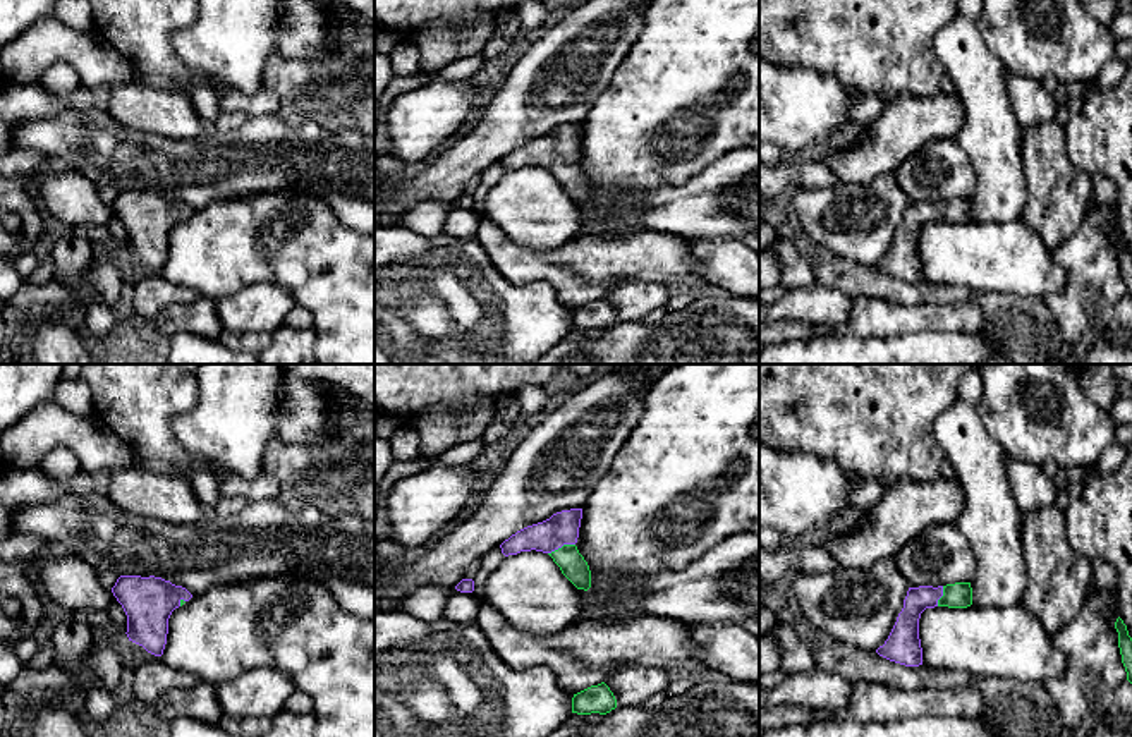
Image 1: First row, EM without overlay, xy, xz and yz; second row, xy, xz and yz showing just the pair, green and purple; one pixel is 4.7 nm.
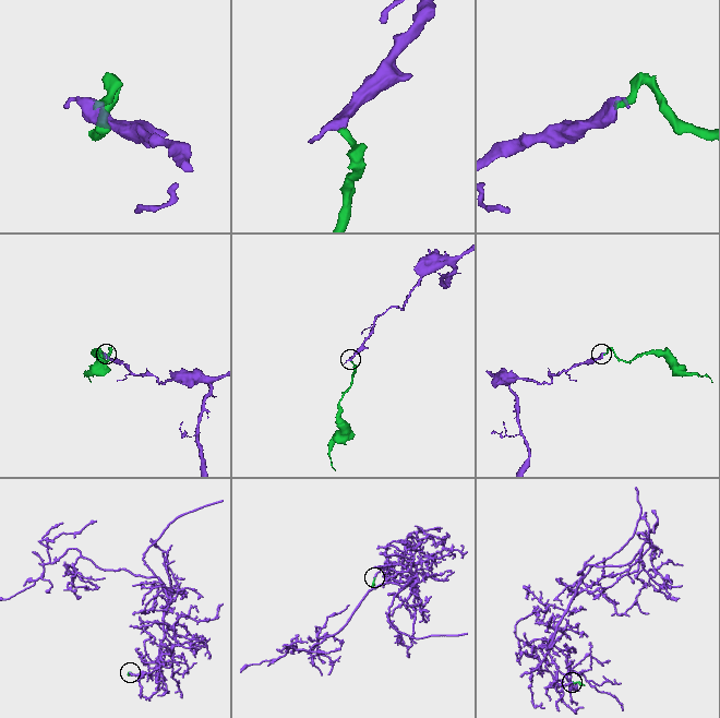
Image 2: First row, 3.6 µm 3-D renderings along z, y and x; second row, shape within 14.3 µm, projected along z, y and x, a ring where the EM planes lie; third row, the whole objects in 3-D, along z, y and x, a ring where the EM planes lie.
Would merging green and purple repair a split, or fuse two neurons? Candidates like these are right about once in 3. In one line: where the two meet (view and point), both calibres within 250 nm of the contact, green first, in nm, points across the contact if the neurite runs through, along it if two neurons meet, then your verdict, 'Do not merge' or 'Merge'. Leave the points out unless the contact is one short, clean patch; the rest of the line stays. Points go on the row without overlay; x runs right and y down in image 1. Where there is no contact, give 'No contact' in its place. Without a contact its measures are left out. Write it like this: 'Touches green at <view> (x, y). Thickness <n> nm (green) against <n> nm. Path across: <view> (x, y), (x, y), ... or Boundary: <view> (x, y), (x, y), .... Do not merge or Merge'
Touches green at xz (562, 162). Thickness 120 nm (green) against 160 nm. Path across: xz (574, 182), (562, 162), (562, 143). Merge

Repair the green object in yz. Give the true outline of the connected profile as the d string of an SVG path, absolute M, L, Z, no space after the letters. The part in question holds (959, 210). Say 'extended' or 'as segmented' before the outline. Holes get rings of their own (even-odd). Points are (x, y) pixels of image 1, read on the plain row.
extended | M955 198L946 201L909 203L904 223L897 237L876 268L890 277L919 282L922 280L922 263L919 254L919 234L926 223L948 222L967 223L972 220L971 198Z

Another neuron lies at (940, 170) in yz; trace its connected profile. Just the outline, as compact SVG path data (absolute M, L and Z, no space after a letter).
M933 139L912 153L893 174L910 203L971 198L977 177L955 139Z

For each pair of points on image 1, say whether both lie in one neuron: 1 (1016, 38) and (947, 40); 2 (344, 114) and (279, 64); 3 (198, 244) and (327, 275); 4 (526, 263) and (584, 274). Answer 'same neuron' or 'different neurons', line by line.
1: different neurons
2: same neuron
3: same neuron
4: same neuron

